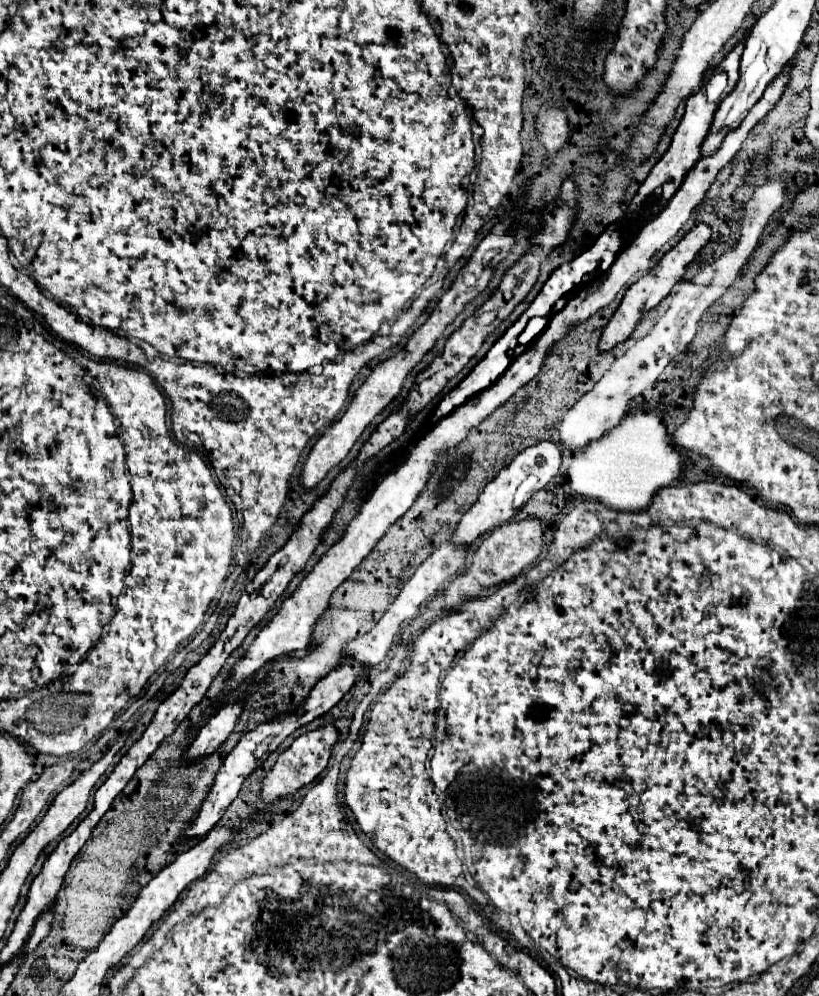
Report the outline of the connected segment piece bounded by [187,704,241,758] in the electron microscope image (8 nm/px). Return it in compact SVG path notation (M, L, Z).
M225 704L209 722L199 730L197 738L187 750L189 758L199 758L215 752L231 734L235 720L241 714L241 704Z

